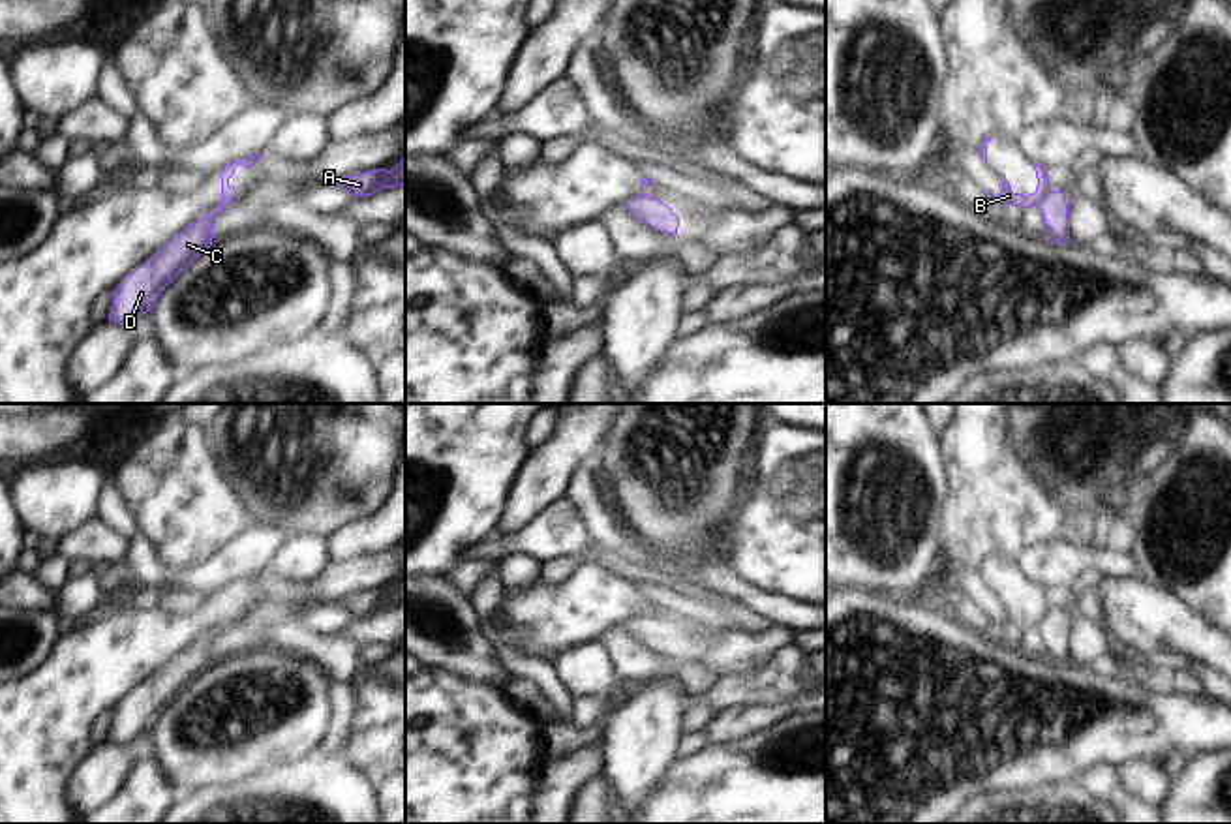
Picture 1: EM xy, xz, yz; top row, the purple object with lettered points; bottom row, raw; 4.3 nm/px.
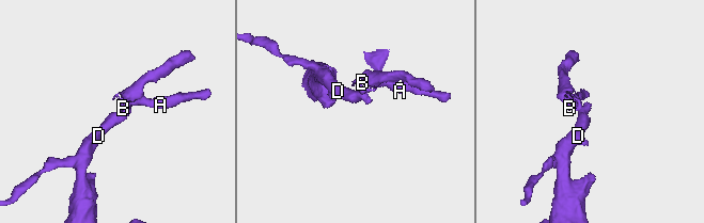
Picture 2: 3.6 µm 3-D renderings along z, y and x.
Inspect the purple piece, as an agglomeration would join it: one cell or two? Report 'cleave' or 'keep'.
cleave

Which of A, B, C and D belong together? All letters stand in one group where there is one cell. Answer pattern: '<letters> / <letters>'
A B / C D

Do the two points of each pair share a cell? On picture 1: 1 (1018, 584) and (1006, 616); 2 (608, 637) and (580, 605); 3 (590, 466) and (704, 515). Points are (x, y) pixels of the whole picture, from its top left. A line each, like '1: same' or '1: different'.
1: same
2: different
3: different

